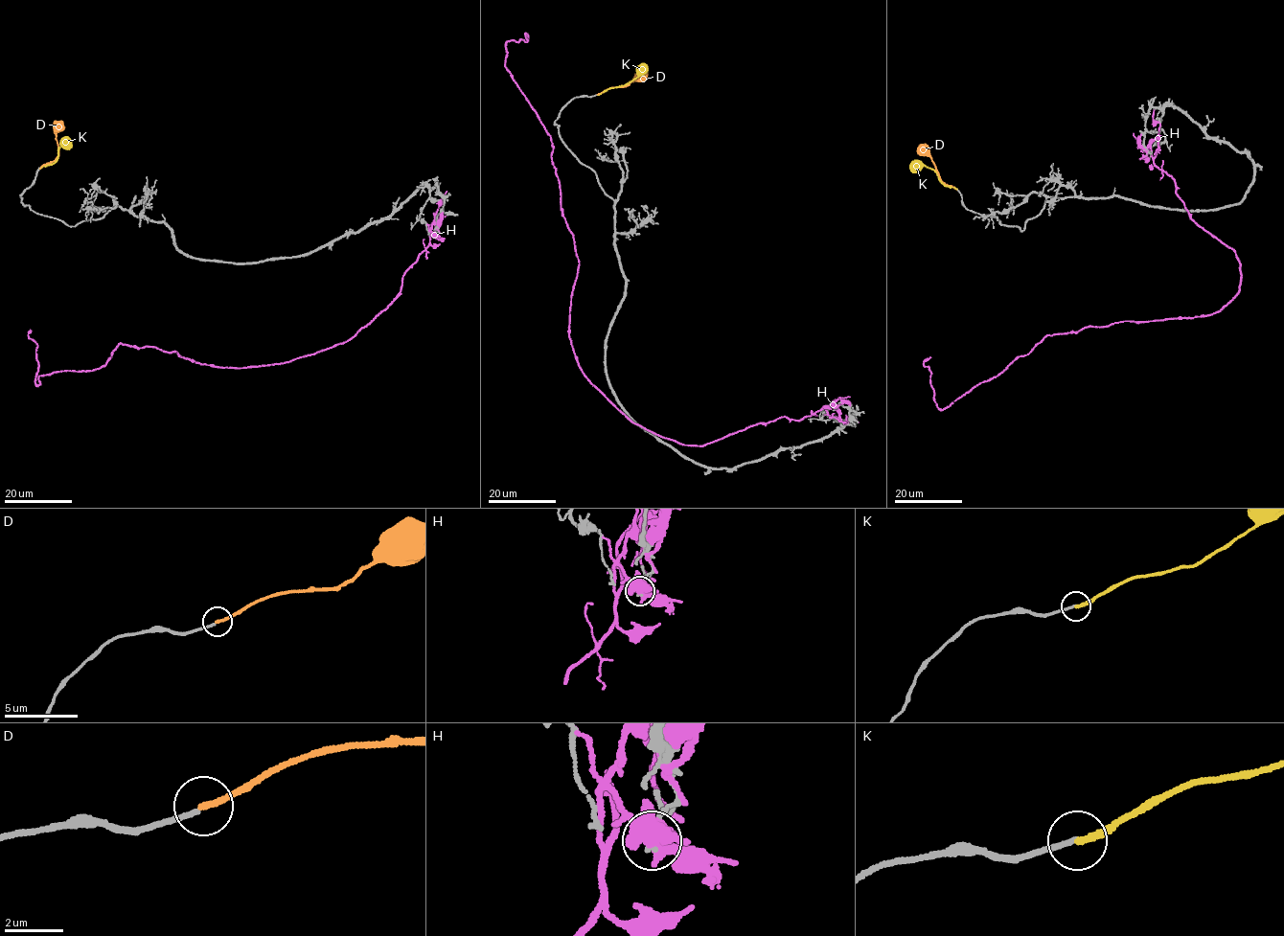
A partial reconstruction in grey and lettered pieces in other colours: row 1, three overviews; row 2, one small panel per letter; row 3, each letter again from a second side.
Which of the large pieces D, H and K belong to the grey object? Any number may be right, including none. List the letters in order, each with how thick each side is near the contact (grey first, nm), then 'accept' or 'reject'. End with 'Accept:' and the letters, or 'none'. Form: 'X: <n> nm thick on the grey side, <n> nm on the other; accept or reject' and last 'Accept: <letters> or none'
D: 170 nm thick on the grey side, 240 nm on the other; reject
H: 150 nm thick on the grey side, 550 nm on the other; reject
K: 170 nm thick on the grey side, 220 nm on the other; accept
Accept: K

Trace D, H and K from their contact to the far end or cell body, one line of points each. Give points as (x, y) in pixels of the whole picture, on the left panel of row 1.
D: (40, 168), (57, 155), (56, 135), (61, 125), (59, 122)
H: (435, 236), (350, 339), (280, 363), (217, 366), (120, 343), (105, 364), (39, 376), (37, 386), (30, 330)
K: (39, 169), (55, 163), (58, 149), (64, 143), (68, 144)

